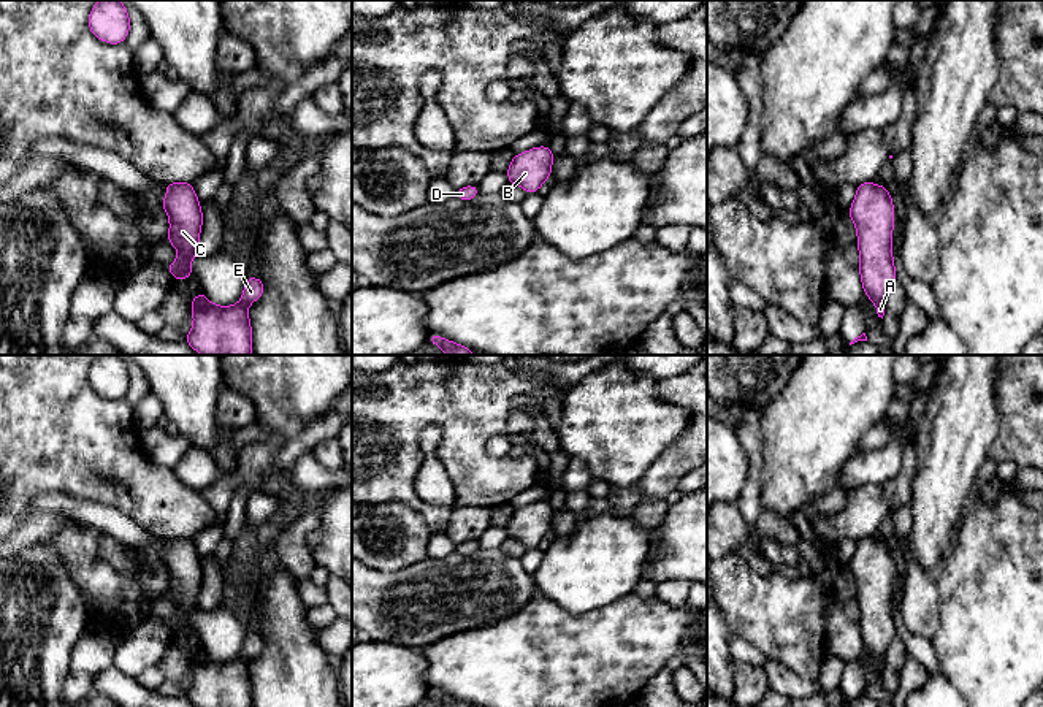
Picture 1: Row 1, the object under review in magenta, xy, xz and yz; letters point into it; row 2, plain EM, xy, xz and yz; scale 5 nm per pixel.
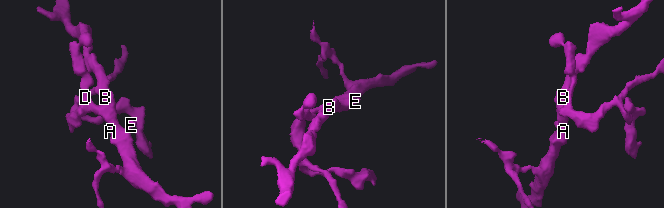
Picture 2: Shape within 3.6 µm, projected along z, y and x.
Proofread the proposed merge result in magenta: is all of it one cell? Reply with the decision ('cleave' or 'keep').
keep

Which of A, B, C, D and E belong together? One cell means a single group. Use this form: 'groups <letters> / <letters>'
groups A B C D E

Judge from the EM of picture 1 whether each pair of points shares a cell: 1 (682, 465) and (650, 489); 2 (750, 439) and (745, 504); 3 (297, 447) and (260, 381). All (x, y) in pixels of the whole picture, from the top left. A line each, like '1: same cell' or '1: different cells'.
1: same cell
2: same cell
3: different cells

